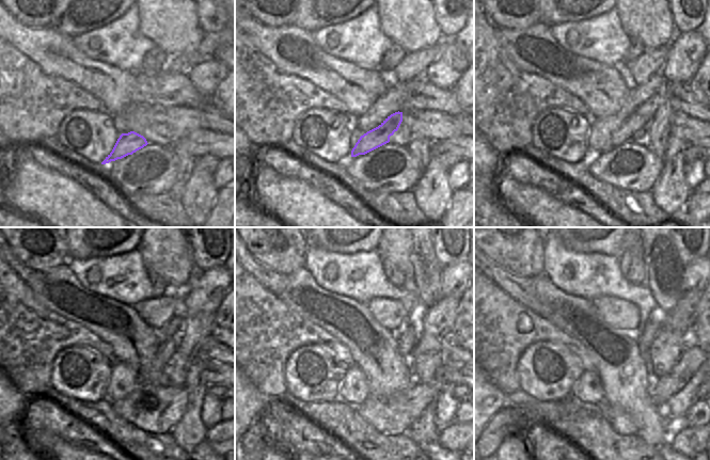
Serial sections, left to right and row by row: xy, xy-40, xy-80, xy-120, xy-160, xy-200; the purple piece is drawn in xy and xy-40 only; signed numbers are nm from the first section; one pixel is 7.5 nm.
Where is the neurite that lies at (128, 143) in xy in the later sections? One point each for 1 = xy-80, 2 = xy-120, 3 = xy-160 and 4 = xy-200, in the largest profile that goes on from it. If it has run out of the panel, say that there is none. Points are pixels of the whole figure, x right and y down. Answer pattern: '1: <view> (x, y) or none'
1: xy-80 (633, 123)
2: xy-120 (166, 349)
3: xy-160 (407, 338)
4: xy-200 (645, 338)

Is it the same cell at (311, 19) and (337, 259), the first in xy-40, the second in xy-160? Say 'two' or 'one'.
two

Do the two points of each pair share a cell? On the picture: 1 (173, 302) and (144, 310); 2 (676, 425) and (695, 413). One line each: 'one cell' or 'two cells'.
1: one cell
2: one cell

